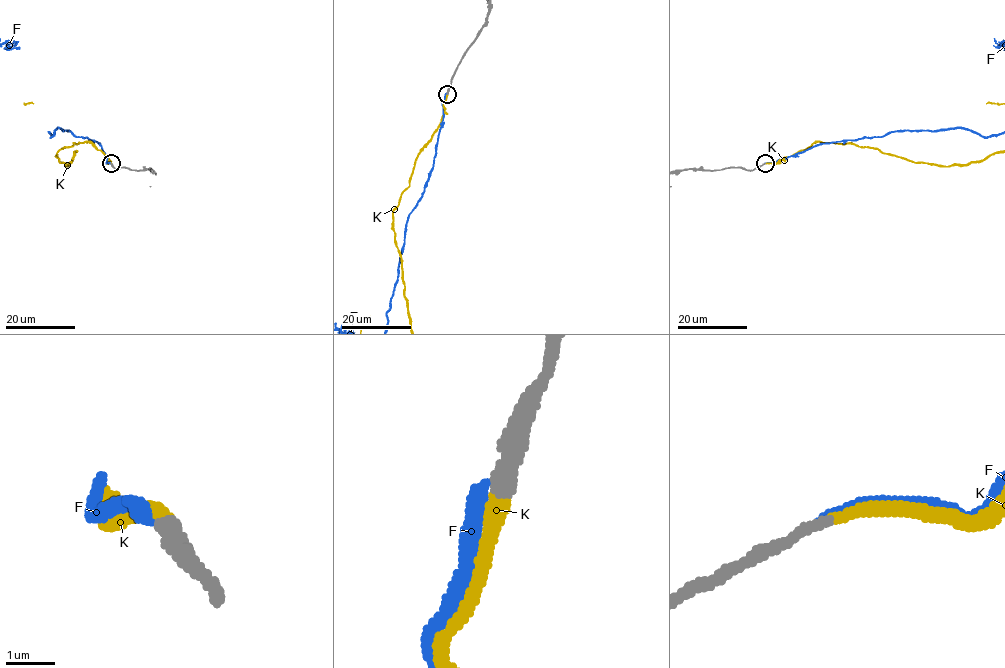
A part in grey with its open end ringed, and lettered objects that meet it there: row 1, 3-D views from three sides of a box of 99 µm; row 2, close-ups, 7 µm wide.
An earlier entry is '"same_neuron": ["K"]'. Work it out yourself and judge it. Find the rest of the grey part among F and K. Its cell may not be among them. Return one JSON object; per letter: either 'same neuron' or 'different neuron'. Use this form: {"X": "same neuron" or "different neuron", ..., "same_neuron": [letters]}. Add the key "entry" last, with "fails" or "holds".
{"F": "different neuron", "K": "same neuron", "same_neuron": ["K"], "entry": "holds"}

